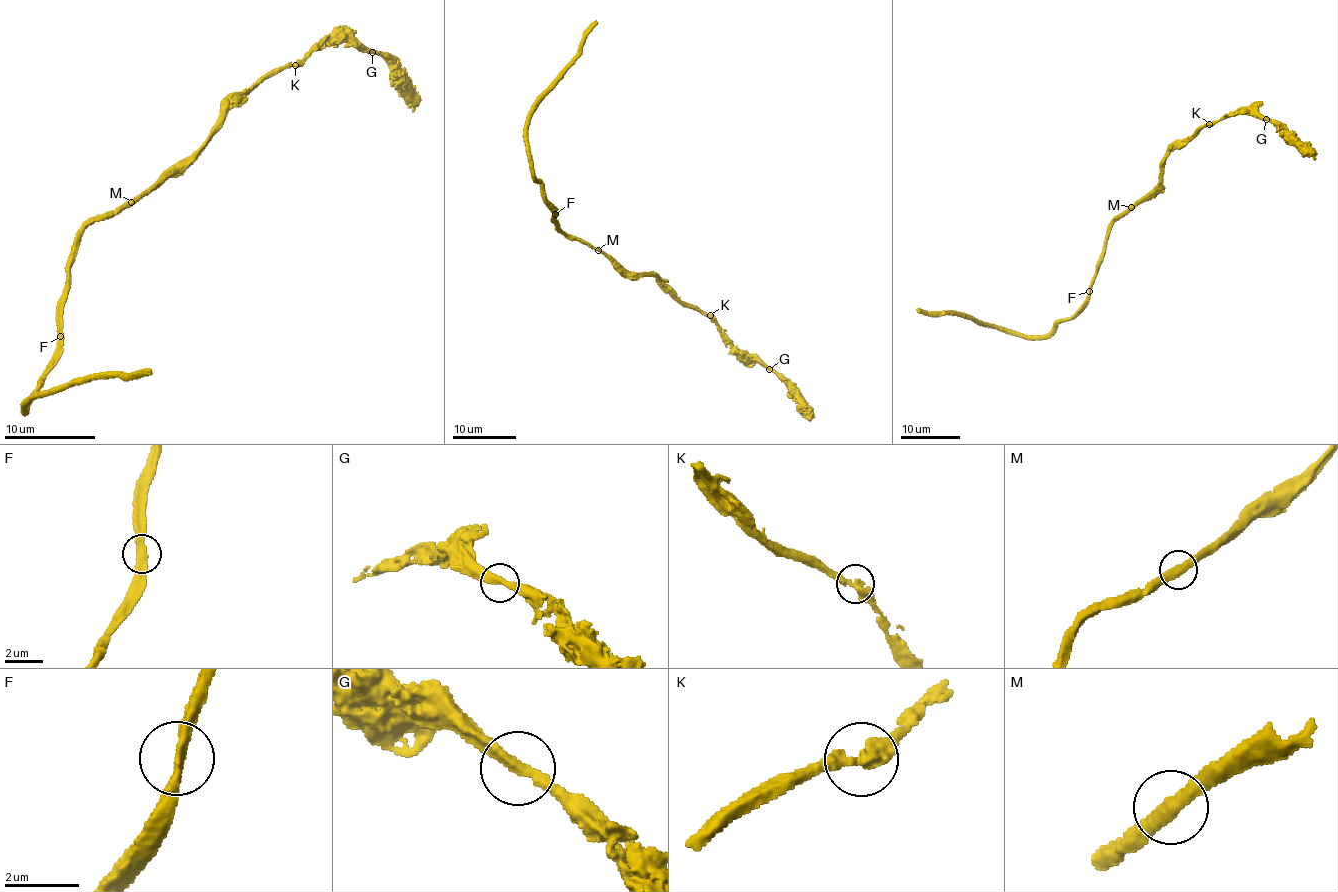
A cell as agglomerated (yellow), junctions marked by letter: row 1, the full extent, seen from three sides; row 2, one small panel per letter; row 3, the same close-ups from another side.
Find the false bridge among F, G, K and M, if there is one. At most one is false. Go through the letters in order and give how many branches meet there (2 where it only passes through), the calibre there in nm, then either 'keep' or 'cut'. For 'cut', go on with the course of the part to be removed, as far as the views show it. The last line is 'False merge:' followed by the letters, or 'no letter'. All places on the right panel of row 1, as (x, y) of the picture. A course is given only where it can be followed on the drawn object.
F: 2 branches meet; 320 nm thick; keep
G: 2 branches meet; 320 nm thick; keep
K: 2 branches meet; 340 nm thick; keep
M: 2 branches meet; 320 nm thick; keep
False merge: no letter

